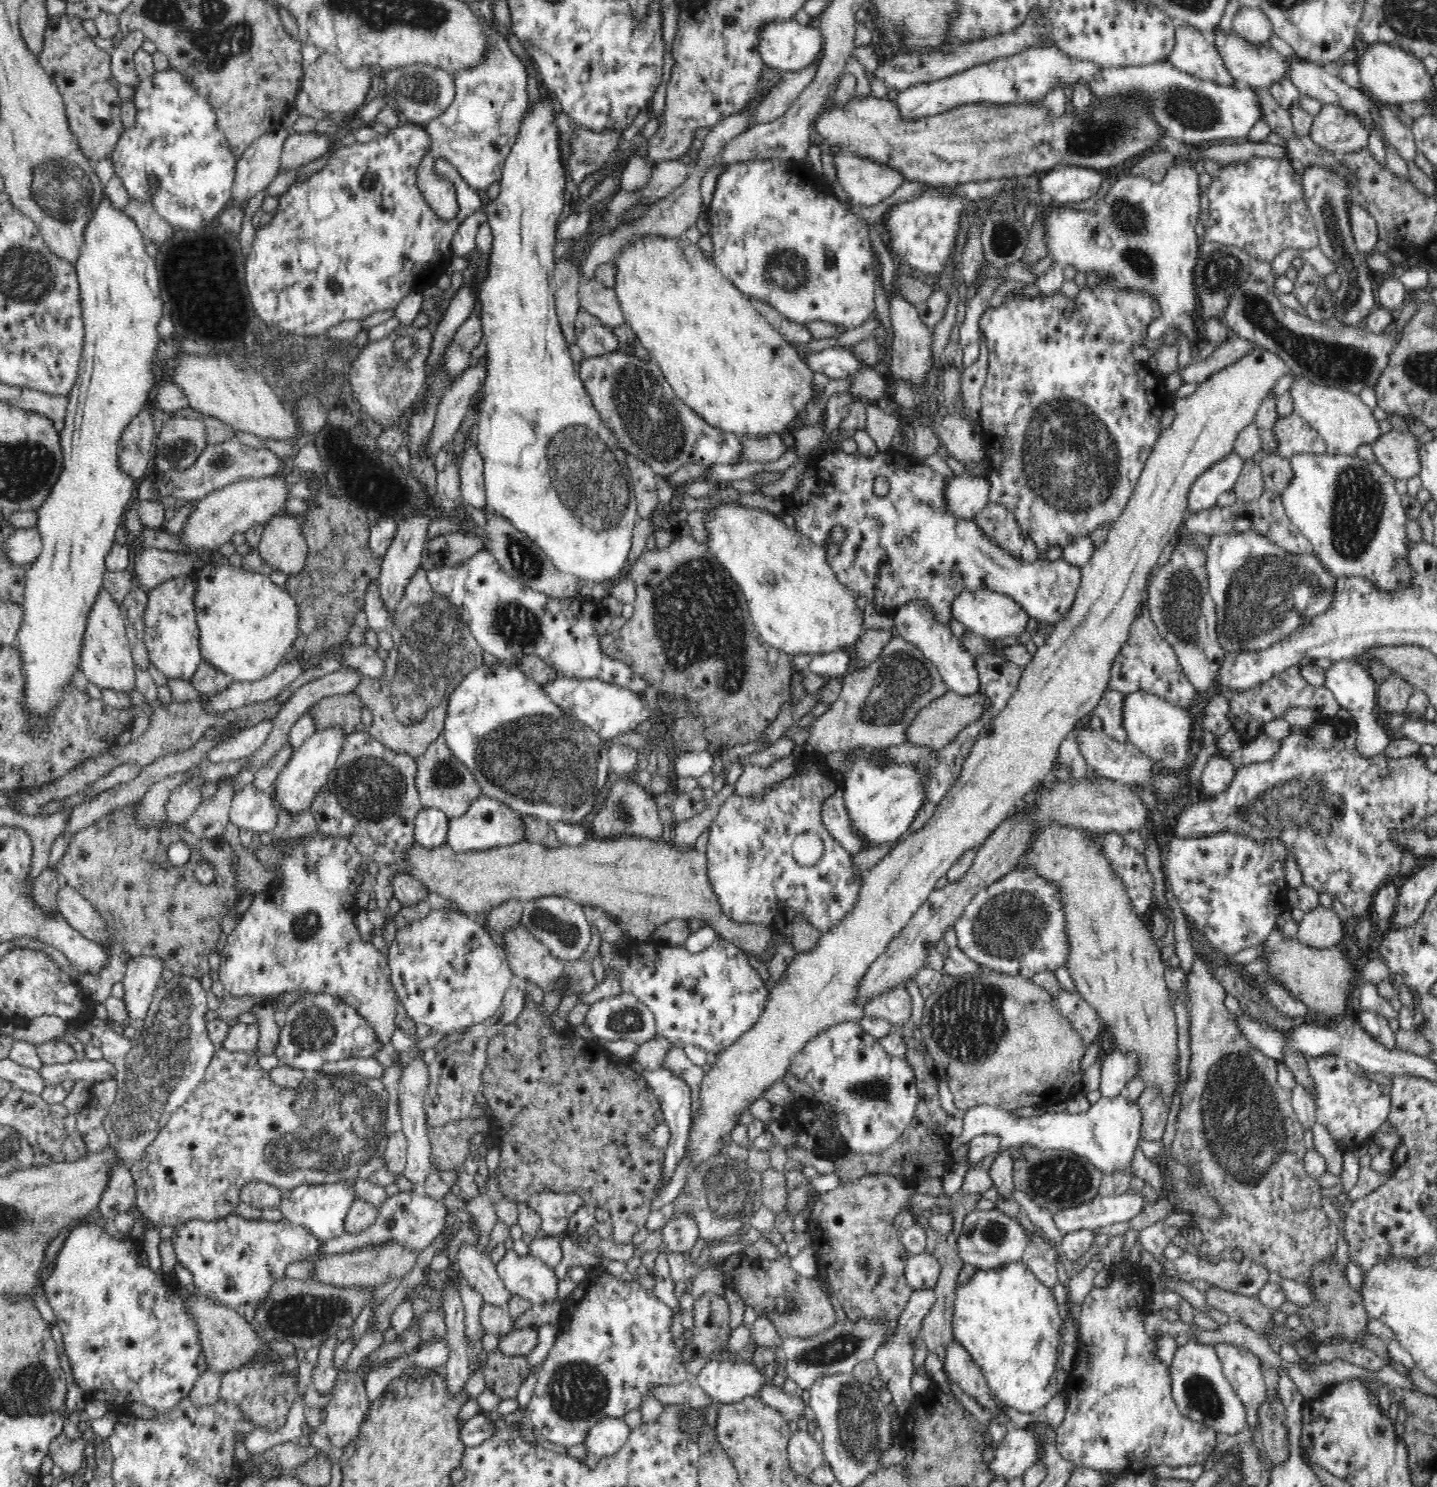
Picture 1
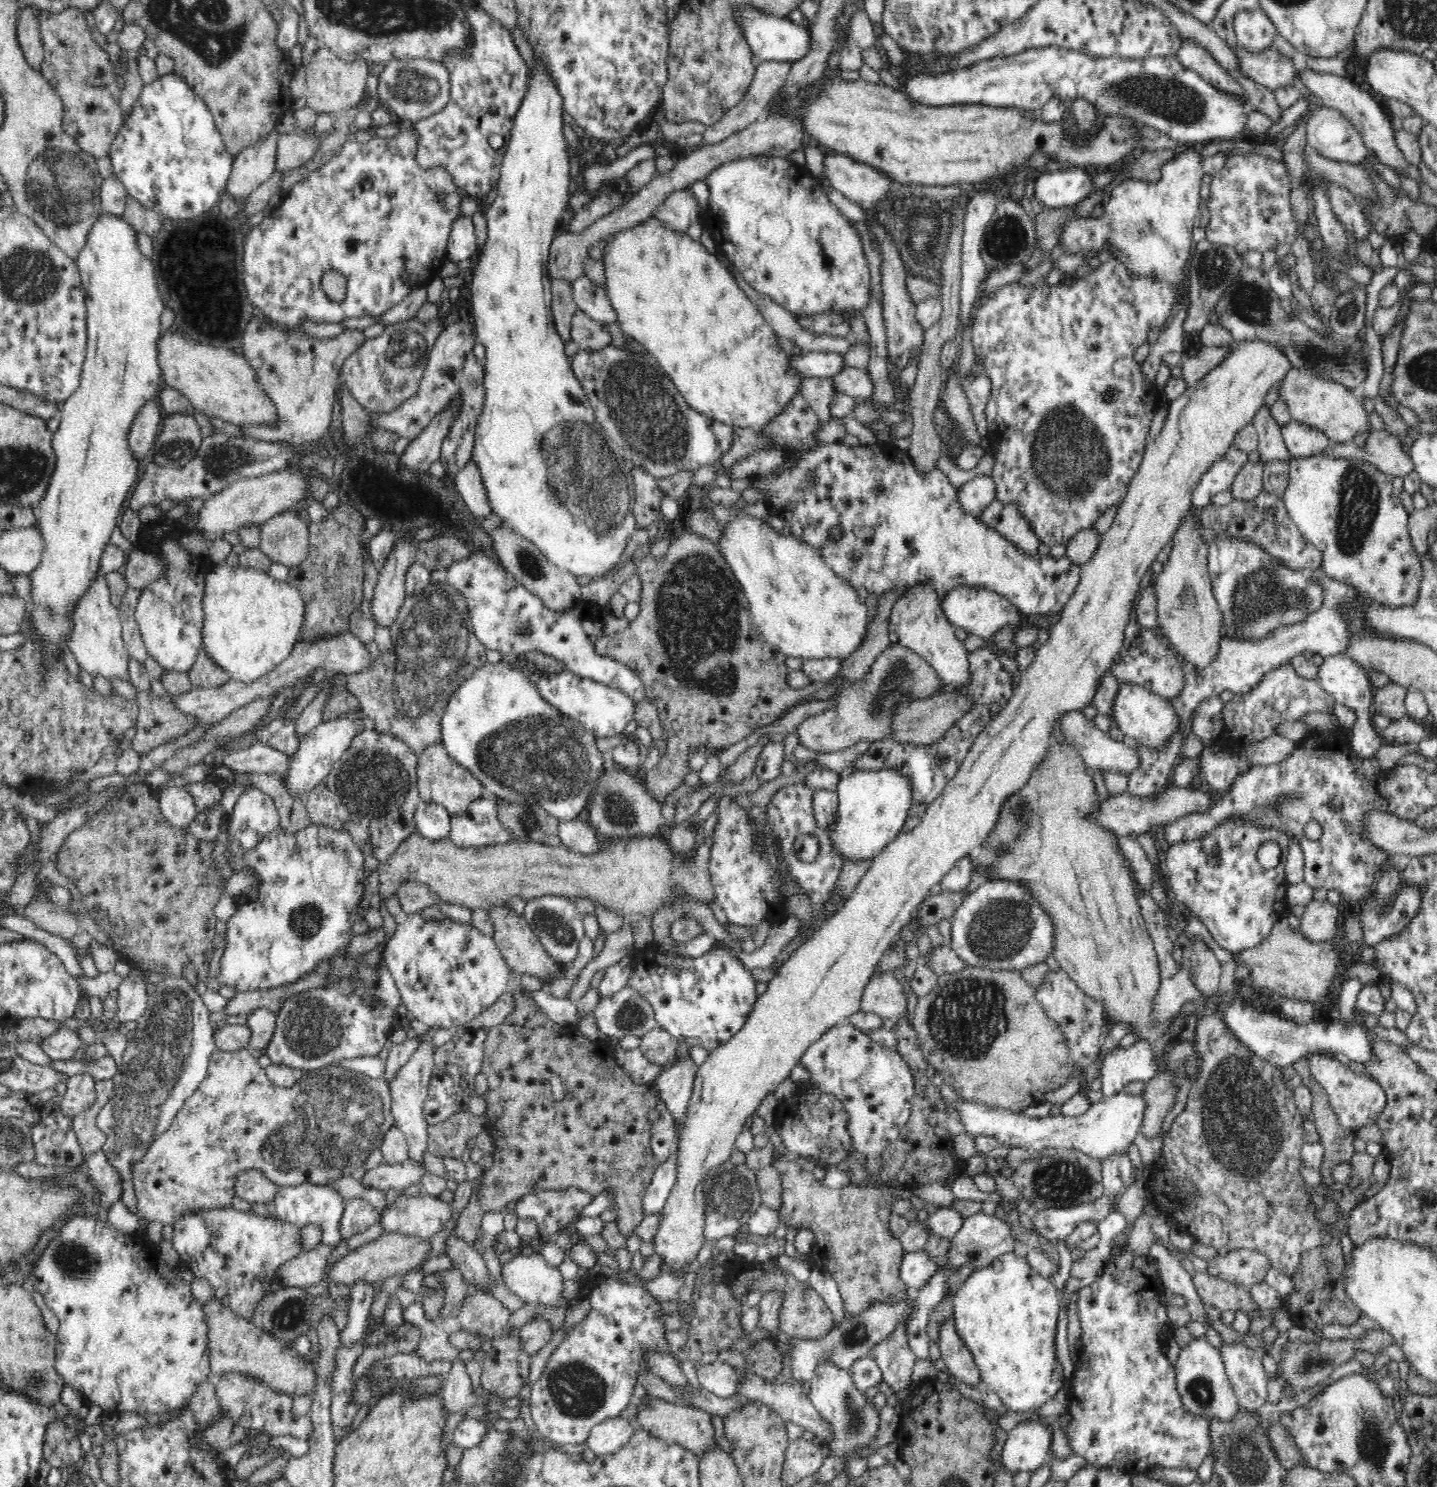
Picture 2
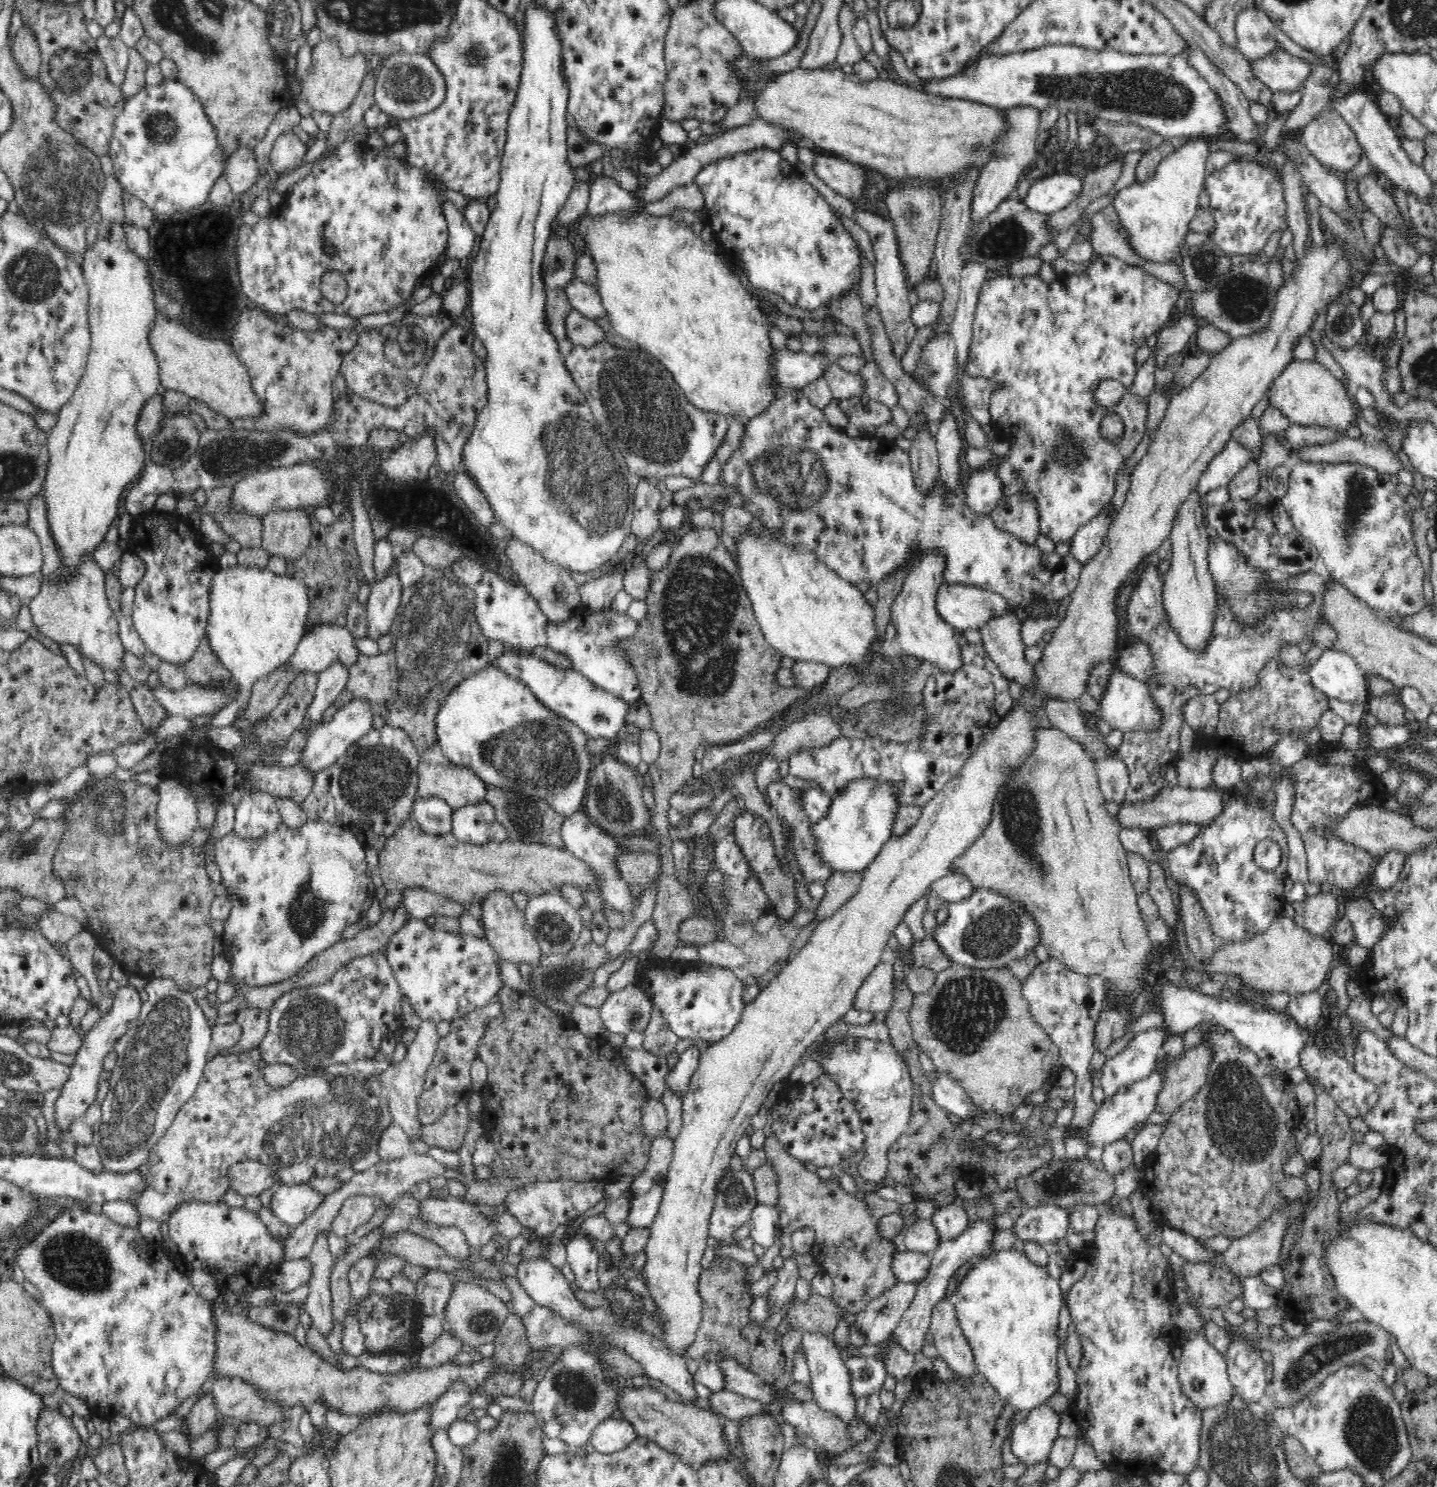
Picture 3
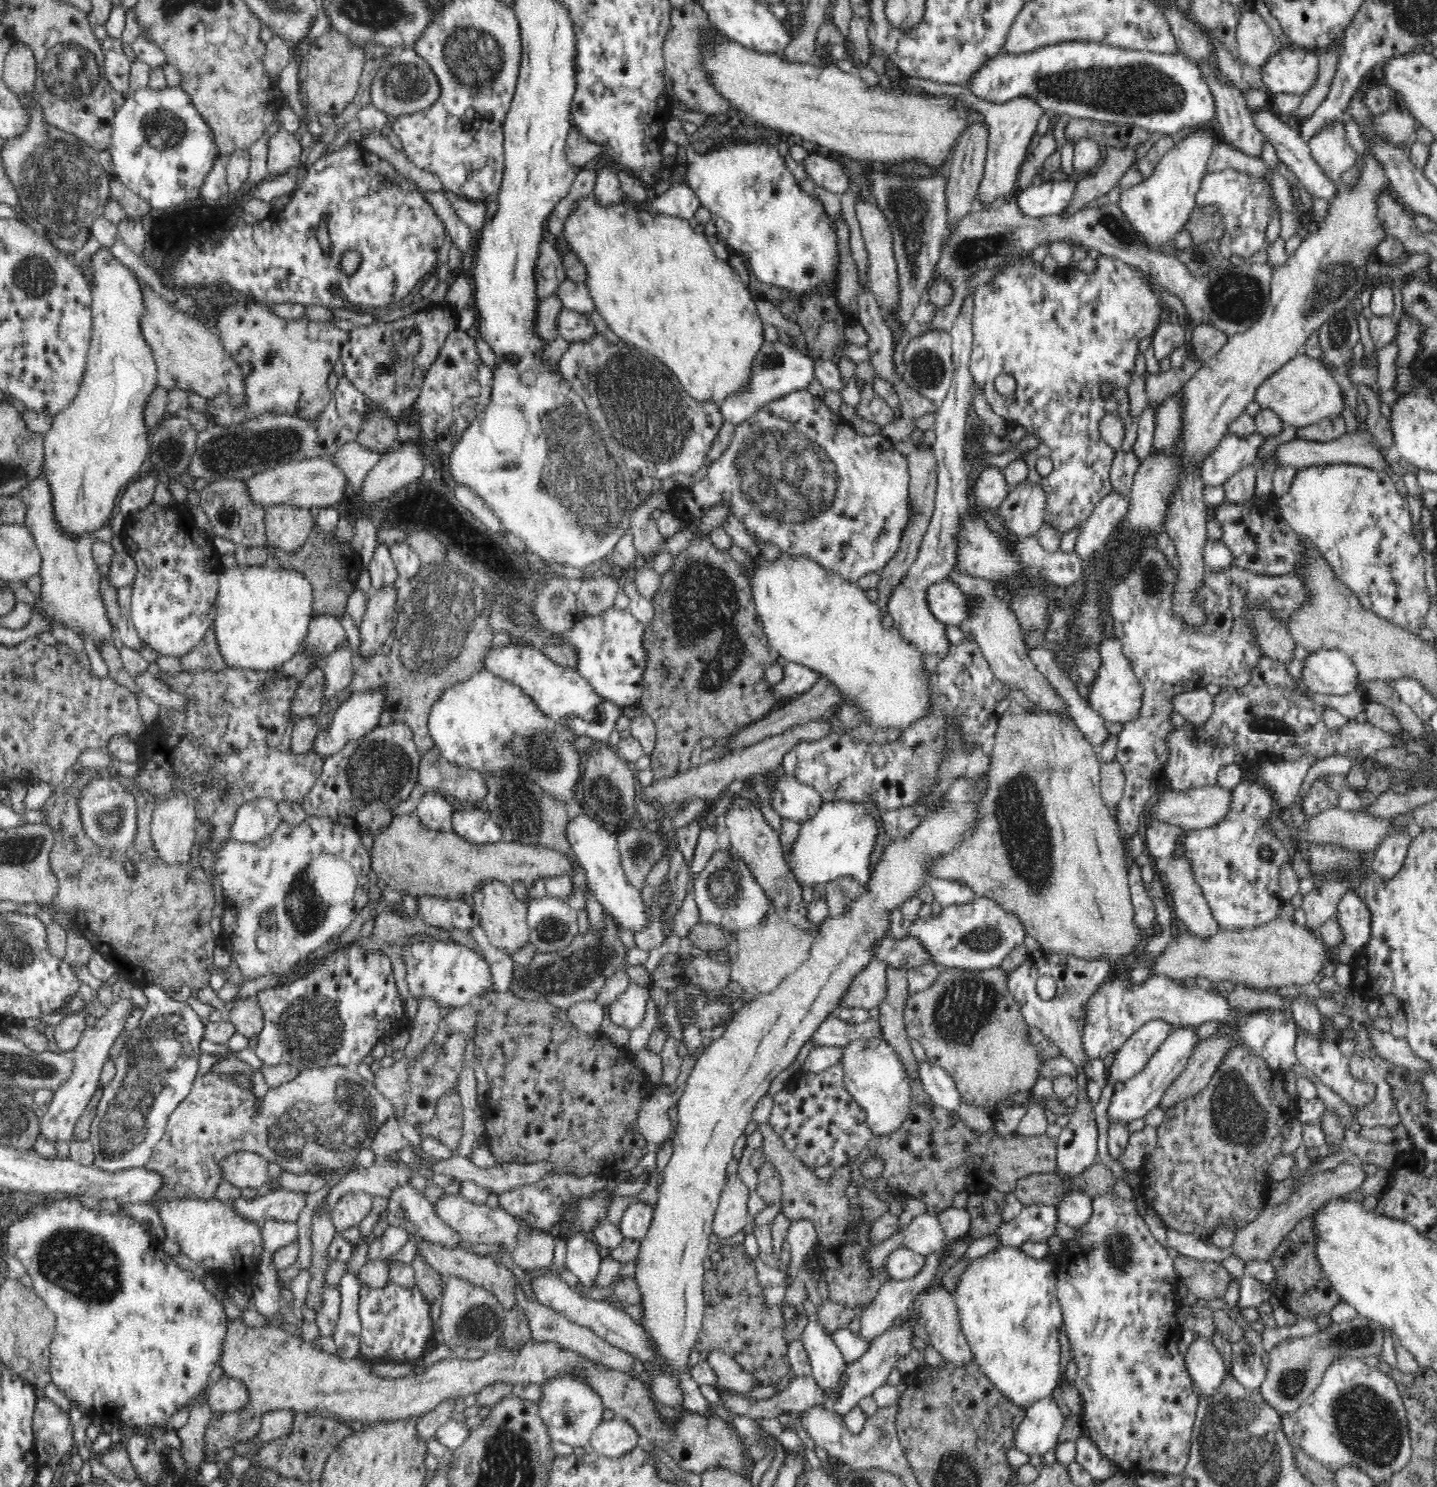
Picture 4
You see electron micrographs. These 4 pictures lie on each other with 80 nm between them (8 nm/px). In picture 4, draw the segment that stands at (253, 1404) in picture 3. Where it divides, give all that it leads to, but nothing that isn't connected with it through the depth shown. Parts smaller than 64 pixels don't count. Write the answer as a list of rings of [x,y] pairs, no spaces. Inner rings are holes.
[[[222,1377],[208,1394],[207,1403],[213,1412],[238,1412],[248,1404],[248,1389],[236,1377]]]

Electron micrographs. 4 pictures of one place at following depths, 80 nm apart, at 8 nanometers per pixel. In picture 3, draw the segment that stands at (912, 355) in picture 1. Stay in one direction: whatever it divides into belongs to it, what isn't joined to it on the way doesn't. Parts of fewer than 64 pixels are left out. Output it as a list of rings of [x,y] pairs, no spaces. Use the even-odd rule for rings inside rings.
[[[855,210],[854,219],[858,220],[858,225],[862,226],[868,232],[872,246],[874,246],[874,252],[876,252],[876,268],[874,268],[874,272],[877,308],[880,312],[882,323],[884,323],[884,328],[888,333],[888,338],[892,345],[892,352],[898,359],[901,359],[908,346],[912,344],[918,328],[911,320],[913,299],[909,296],[908,286],[906,286],[896,231],[891,220],[882,218],[882,215],[876,216],[872,212],[864,212],[864,210],[858,210],[856,212]]]

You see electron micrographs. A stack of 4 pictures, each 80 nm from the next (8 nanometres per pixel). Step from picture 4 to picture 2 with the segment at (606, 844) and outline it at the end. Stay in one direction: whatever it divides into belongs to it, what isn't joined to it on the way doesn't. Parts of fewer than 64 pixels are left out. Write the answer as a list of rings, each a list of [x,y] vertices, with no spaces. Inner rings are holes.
[[[580,817],[559,821],[559,837],[568,848],[586,855],[597,853],[605,841],[604,837],[598,835],[597,831]]]

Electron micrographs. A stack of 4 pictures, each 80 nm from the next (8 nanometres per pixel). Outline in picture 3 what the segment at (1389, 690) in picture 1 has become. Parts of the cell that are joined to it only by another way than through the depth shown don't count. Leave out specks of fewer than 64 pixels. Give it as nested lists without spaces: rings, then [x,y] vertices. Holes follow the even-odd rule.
[[[1391,690],[1384,696],[1371,695],[1366,710],[1380,721],[1382,726],[1402,726],[1407,724],[1405,707],[1402,704],[1399,690]]]

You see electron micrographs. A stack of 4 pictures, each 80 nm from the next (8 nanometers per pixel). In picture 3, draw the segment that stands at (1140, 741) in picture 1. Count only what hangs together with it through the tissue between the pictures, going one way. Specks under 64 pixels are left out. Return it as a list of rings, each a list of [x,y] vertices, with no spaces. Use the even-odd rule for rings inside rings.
[[[1122,641],[1117,642],[1114,652],[1110,654],[1109,662],[1112,666],[1110,666],[1108,682],[1098,700],[1101,719],[1109,723],[1112,729],[1120,730],[1123,734],[1132,730],[1156,730],[1160,722],[1160,713],[1149,697],[1149,688],[1146,684],[1123,670],[1120,662],[1120,647],[1122,647]]]

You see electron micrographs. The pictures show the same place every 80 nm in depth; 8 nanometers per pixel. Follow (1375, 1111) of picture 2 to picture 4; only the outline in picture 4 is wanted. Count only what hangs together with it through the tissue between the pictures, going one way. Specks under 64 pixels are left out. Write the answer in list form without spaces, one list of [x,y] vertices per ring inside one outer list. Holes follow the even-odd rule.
[[[1298,1028],[1298,1036],[1296,1036],[1296,1058],[1300,1062],[1300,1066],[1304,1066],[1314,1076],[1318,1076],[1322,1084],[1329,1086],[1336,1094],[1339,1094],[1352,1108],[1360,1110],[1366,1104],[1370,1104],[1376,1096],[1376,1085],[1360,1081],[1352,1078],[1348,1060],[1344,1054],[1338,1049],[1338,1044],[1333,1038],[1322,1039],[1317,1035],[1311,1035],[1308,1031]]]

